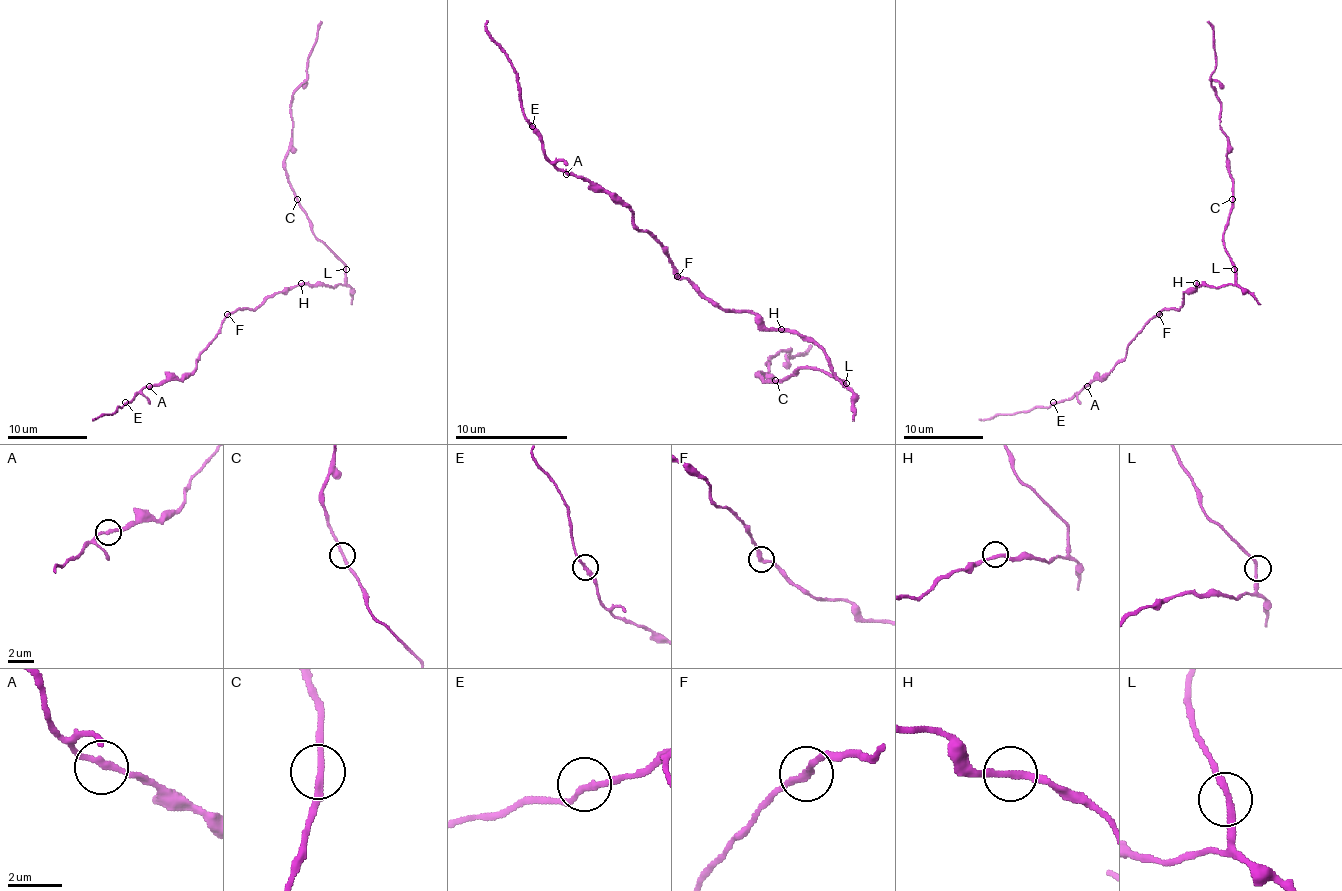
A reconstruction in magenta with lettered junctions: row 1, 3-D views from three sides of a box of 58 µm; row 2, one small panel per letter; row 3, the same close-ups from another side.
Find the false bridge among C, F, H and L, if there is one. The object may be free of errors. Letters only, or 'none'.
F

